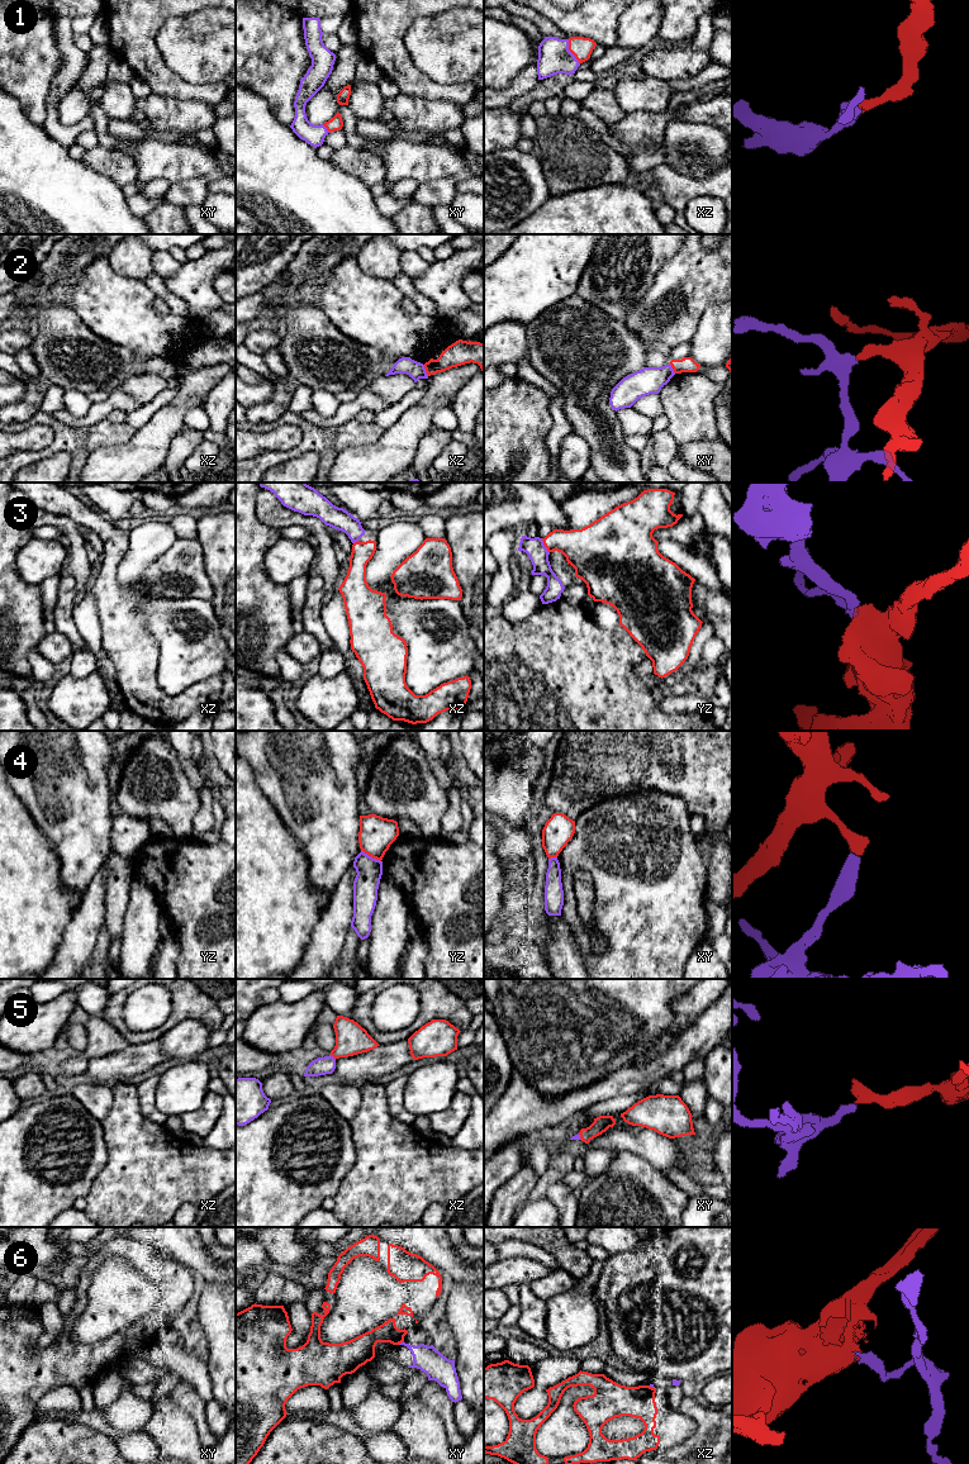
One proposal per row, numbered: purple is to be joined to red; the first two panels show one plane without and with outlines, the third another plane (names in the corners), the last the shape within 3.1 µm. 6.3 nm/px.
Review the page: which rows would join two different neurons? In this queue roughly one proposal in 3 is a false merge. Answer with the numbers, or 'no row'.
2, 4, 6

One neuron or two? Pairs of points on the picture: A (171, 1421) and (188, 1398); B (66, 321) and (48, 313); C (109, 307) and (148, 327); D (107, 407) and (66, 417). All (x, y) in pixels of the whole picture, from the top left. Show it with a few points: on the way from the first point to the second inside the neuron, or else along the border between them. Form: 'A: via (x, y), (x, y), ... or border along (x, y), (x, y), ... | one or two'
A: border along (170, 1398), (190, 1416), (198, 1431) | two
B: via (62, 321), (56, 321), (52, 317) | one
C: via (119, 309), (138, 326) | one
D: via (96, 413), (88, 421), (76, 421) | one

